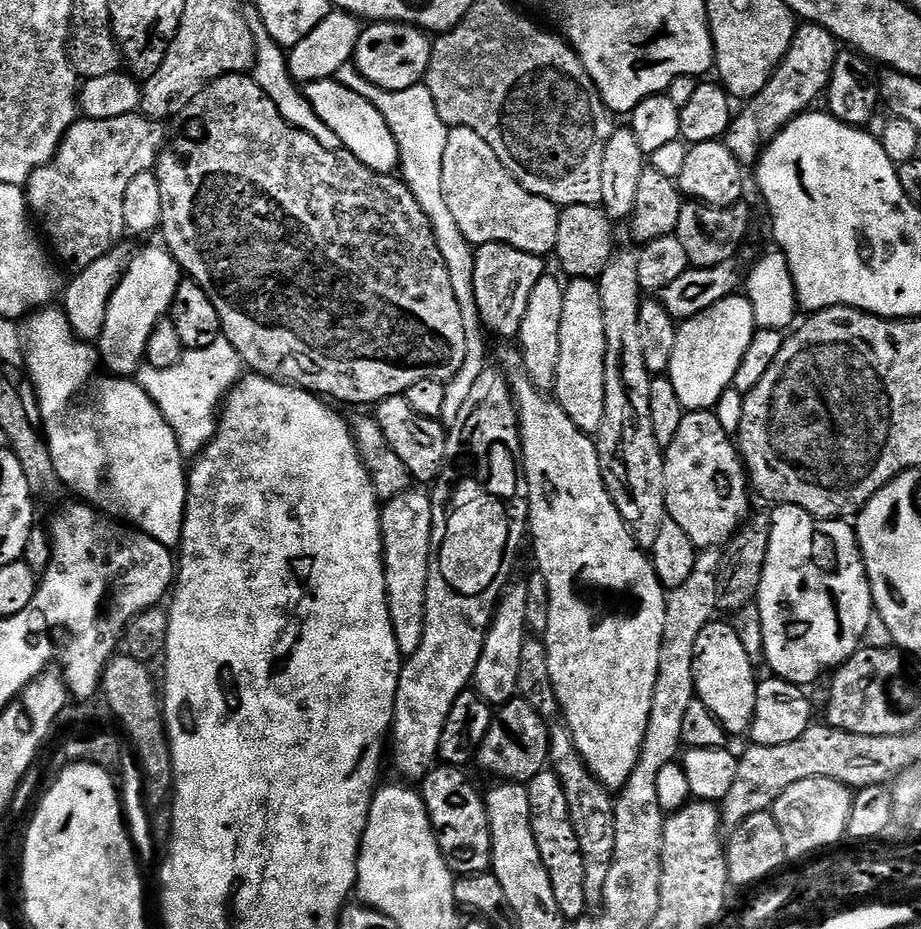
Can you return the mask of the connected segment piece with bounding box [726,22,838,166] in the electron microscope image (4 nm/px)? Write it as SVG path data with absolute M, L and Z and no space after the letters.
M807 22L797 27L790 42L790 50L785 54L784 61L777 66L770 82L766 82L763 90L732 117L726 143L730 154L734 154L740 164L755 165L768 141L773 140L795 116L803 116L809 111L819 96L821 99L827 93L837 51L838 41L830 34L830 30Z

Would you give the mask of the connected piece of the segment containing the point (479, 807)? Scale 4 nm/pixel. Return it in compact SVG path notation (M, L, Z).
M437 766L429 776L419 785L418 791L424 797L424 805L428 817L432 820L432 829L438 842L438 850L442 858L448 863L448 868L461 877L475 876L478 872L486 872L492 866L492 835L488 825L488 815L481 789L476 789L468 781L467 771L464 768L451 766Z

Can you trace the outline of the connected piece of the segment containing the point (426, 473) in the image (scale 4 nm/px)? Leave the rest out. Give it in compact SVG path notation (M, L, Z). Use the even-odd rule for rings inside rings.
M407 395L391 396L381 400L375 405L374 415L378 426L382 426L382 434L386 434L386 442L390 442L390 450L406 462L406 470L410 470L413 481L431 485L444 471L446 458L446 442L448 441L448 428L440 420L426 418L410 406Z

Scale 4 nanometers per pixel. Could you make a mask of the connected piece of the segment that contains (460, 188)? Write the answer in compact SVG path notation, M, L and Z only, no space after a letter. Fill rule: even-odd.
M474 130L449 131L446 158L442 158L442 189L450 213L470 245L509 244L543 257L555 249L561 209L546 198L526 191Z

